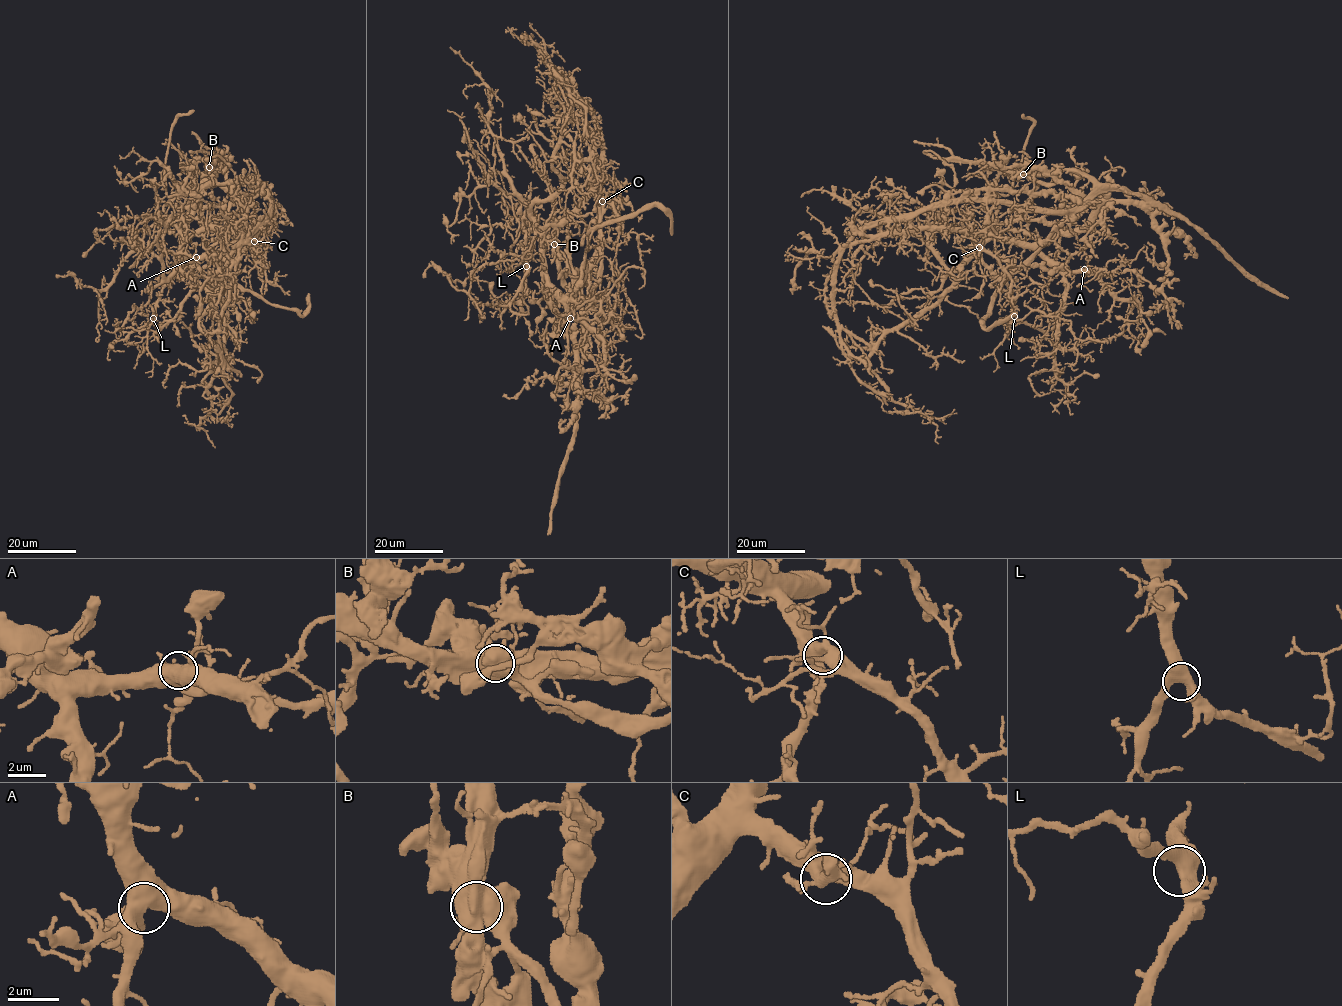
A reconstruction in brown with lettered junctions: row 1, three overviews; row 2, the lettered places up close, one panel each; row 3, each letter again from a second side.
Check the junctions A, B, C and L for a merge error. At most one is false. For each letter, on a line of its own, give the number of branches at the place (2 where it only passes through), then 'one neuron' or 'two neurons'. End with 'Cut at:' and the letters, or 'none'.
A: 3 branches meet; one neuron
B: 4 branches meet; two neurons
C: 4 branches meet; one neuron
L: 4 branches meet; one neuron
Cut at: B

